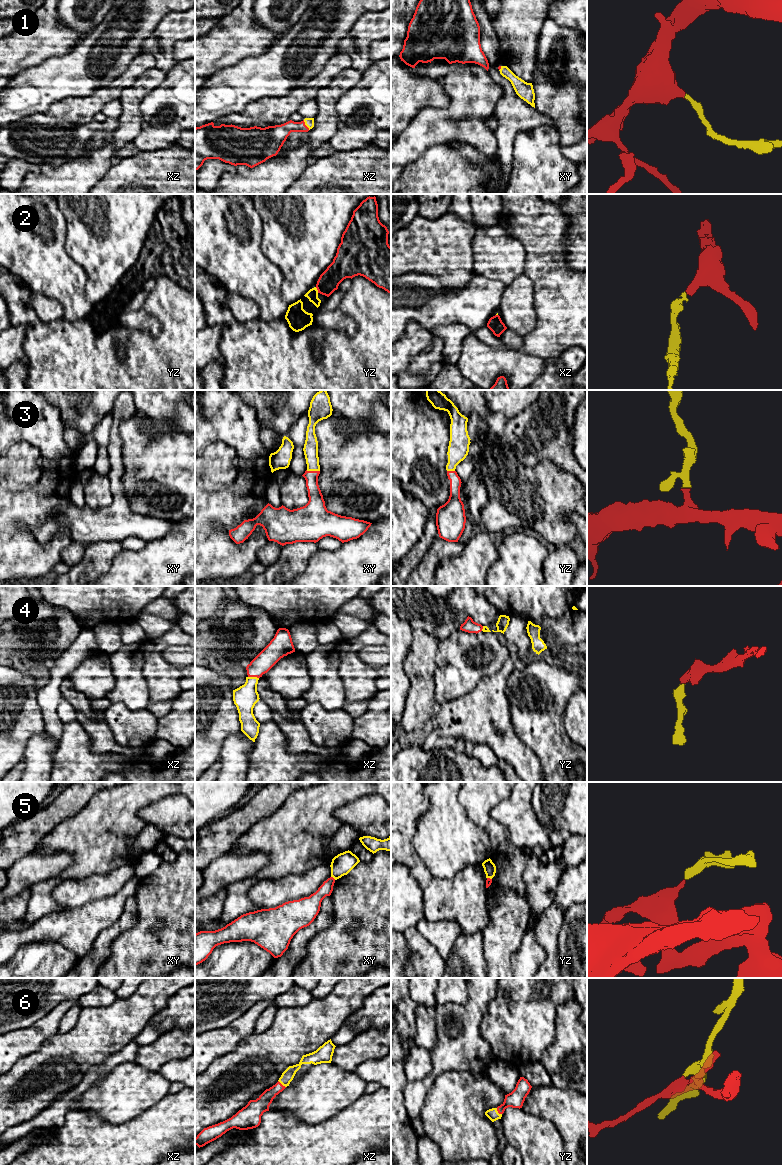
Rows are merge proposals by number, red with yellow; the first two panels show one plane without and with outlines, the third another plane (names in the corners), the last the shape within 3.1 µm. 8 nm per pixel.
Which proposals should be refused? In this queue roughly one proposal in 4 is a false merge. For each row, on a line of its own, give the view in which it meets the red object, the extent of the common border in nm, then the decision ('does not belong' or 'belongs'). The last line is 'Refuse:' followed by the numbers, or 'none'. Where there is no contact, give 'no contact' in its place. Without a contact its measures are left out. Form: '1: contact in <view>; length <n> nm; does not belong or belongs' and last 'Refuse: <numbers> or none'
1: contact in xz; length 90 nm; belongs
2: contact in yz; length 50 nm; belongs
3: contact in xy; length 110 nm; belongs
4: contact in xz; length 90 nm; belongs
5: contact in xy; length 50 nm; does not belong
6: contact in yz; length 70 nm; belongs
Refuse: 5

